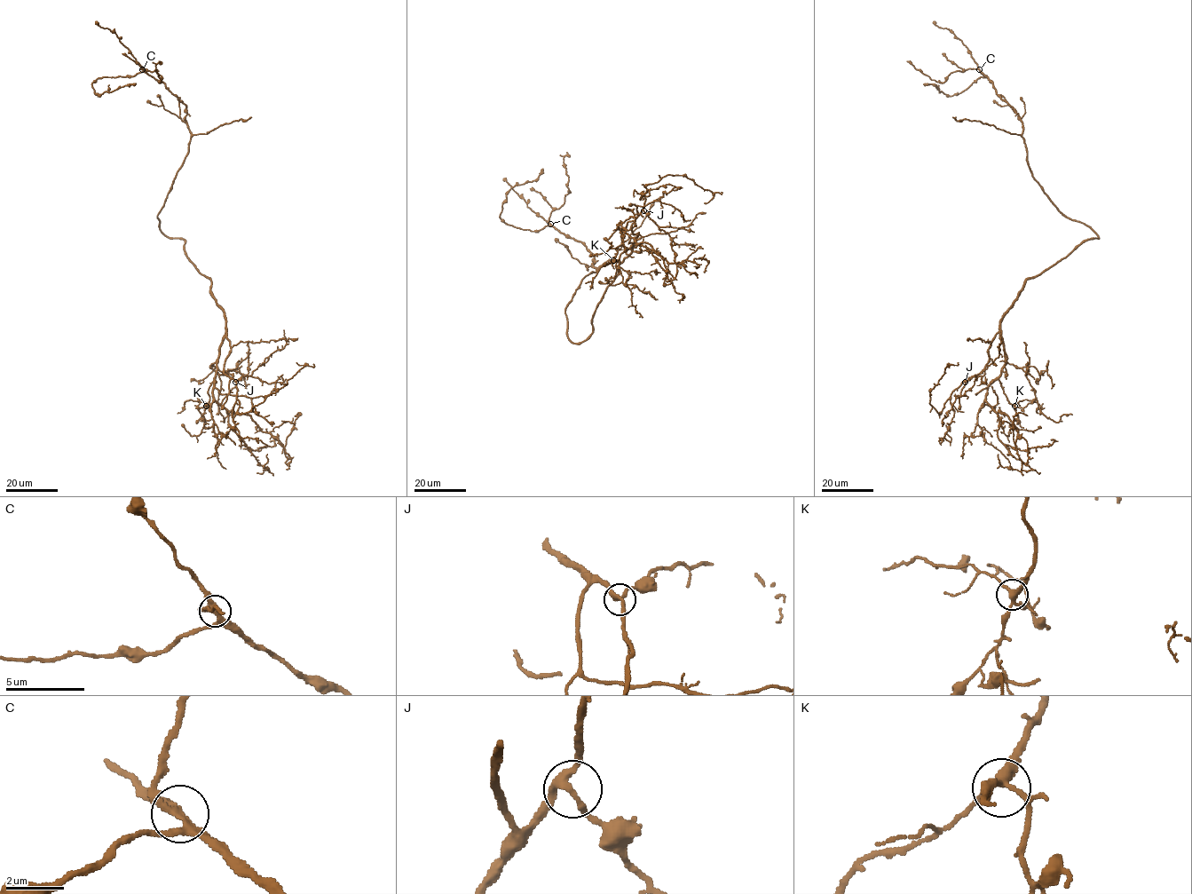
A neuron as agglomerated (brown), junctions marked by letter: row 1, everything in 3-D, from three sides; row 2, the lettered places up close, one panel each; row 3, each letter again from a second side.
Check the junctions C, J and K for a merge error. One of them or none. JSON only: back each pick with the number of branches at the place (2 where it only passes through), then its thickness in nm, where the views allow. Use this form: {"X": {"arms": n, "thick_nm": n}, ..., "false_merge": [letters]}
{"false_merge": []}

